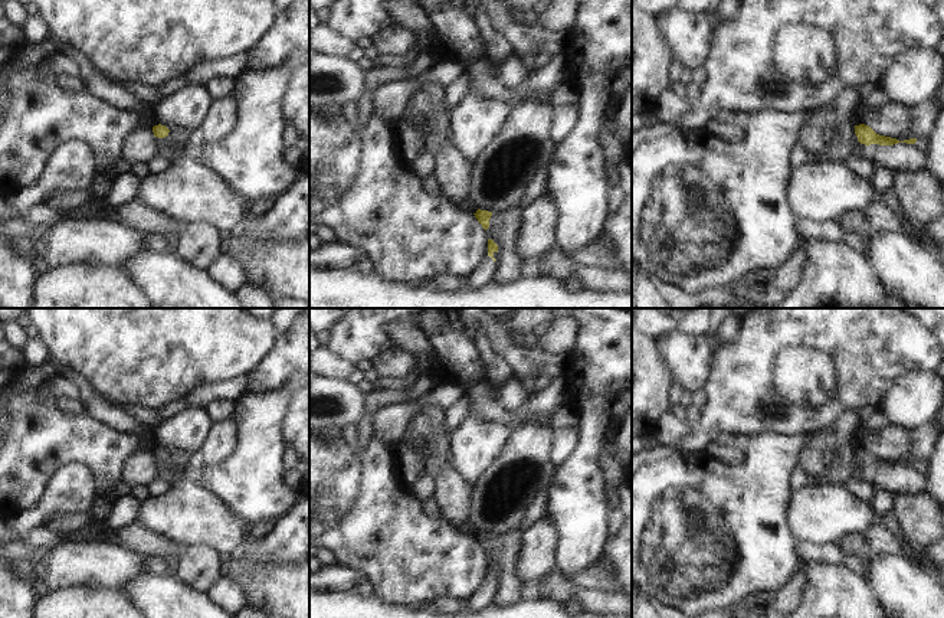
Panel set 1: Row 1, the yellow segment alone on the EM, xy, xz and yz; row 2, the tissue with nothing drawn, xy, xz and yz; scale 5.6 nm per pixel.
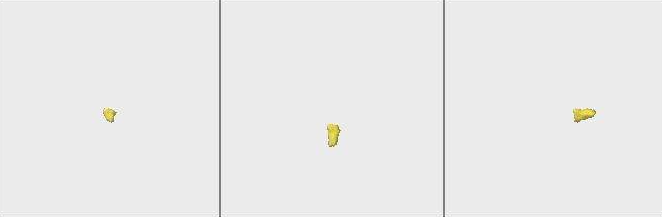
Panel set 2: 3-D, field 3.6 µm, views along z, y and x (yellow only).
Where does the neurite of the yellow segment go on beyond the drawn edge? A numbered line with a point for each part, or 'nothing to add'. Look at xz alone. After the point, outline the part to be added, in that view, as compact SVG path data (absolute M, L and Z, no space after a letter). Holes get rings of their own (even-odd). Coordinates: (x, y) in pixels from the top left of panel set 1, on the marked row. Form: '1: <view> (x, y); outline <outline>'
1: xz (484, 274); outline M491 256L484 258L482 262L469 275L466 275L468 287L478 290L492 282L494 268L494 259Z

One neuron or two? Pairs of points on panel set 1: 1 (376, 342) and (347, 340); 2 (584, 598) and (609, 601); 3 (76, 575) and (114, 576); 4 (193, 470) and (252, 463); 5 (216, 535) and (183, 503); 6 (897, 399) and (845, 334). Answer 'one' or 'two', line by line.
1: one
2: one
3: one
4: two
5: one
6: two

